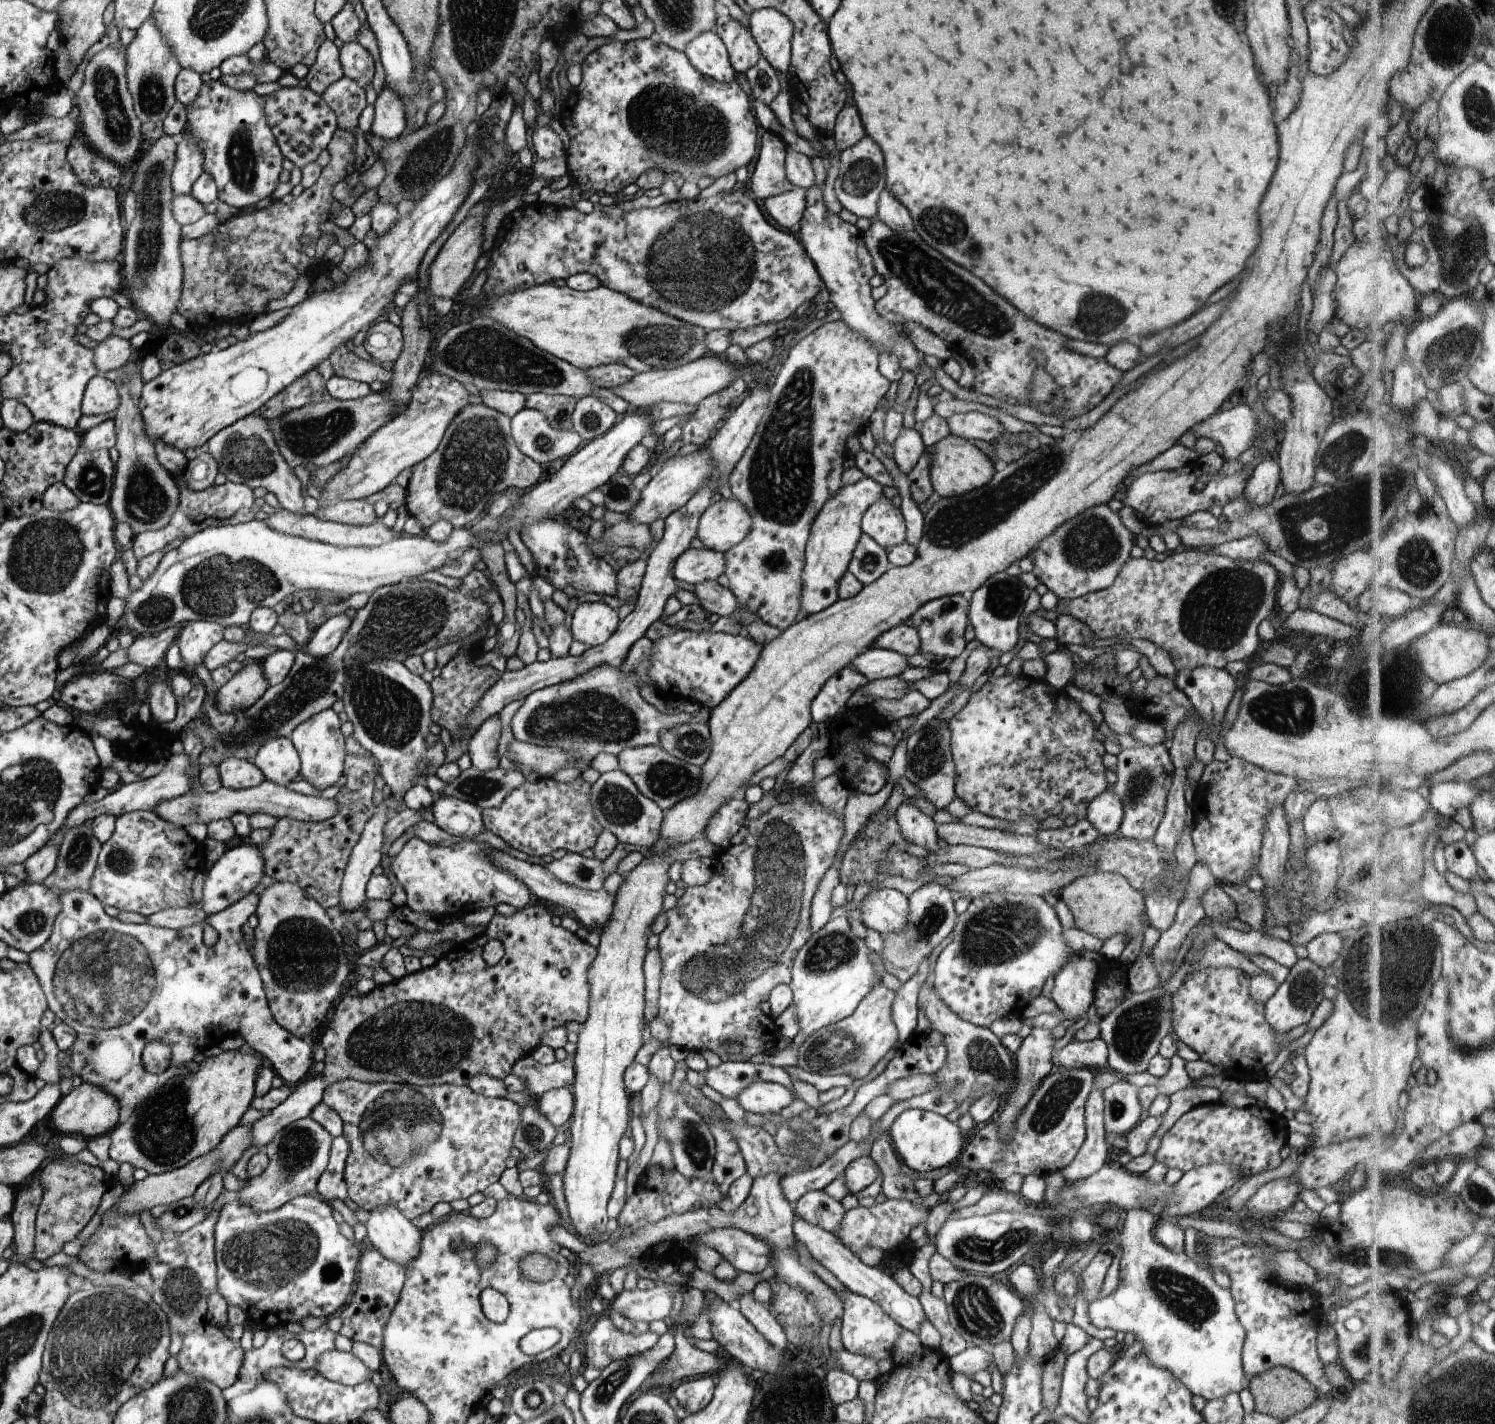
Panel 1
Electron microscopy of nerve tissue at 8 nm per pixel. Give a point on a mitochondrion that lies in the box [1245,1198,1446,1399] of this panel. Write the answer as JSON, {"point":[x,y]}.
{"point":[1388,1259]}

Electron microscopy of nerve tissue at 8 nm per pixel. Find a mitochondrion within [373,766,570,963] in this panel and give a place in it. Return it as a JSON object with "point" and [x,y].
{"point":[479,788]}

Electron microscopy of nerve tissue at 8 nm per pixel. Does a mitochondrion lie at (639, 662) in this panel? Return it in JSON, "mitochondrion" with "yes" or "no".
{"mitochondrion":"yes"}

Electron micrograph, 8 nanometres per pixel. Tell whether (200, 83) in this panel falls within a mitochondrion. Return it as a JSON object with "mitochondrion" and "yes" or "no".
{"mitochondrion":"no"}

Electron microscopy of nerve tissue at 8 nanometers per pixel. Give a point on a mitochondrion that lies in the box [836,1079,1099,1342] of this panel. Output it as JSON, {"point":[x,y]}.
{"point":[971,1249]}

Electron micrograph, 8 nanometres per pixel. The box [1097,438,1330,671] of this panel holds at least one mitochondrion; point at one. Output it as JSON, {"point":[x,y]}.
{"point":[1215,613]}

